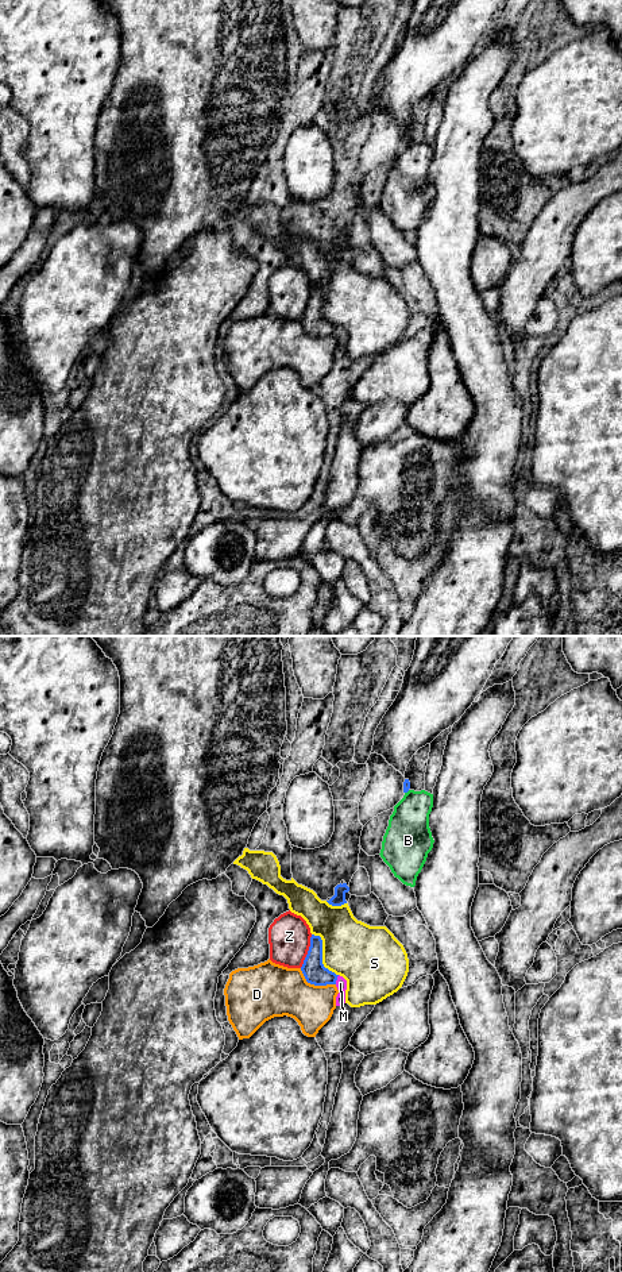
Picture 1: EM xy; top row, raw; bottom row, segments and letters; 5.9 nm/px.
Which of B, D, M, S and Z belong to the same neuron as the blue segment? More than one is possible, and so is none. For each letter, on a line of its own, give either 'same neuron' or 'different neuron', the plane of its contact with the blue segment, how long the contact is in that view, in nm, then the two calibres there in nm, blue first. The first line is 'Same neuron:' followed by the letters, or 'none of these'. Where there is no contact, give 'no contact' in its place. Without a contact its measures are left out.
Same neuron: M
B: different neuron | xy | 40 nm | 50/260 nm
D: different neuron | xy | 240 nm | 140/300 nm
M: same neuron | xy | 60 nm | 140/60 nm
S: different neuron | xy | 300 nm | 140/360 nm
Z: different neuron | xy | 220 nm | 140/260 nm

